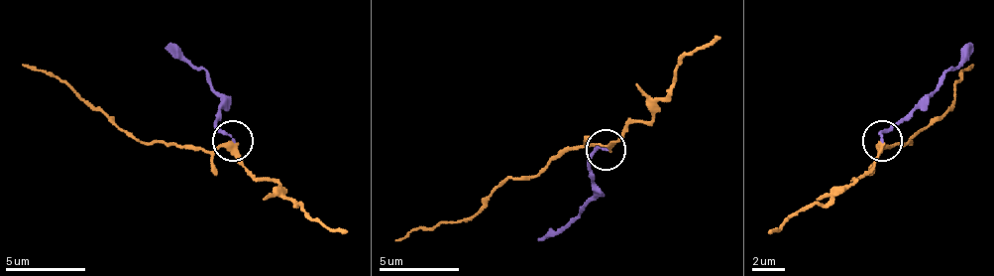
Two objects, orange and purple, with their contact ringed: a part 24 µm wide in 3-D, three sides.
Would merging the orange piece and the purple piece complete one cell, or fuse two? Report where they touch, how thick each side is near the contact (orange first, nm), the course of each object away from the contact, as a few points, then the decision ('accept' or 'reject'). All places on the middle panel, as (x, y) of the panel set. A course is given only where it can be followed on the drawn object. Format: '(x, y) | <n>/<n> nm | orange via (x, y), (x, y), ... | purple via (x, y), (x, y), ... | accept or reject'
(606, 150) | 240/160 nm | orange via (605, 149), (569, 149), (532, 177), (512, 177), (472, 217), (411, 229), (395, 241) | purple via (605, 149), (589, 161), (593, 197), (577, 213), (536, 241) | reject

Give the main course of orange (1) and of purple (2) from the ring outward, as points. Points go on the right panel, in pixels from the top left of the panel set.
1: (881, 140), (881, 152), (910, 144), (949, 107), (961, 71), (973, 63)
2: (881, 140), (893, 123), (930, 95), (945, 71), (973, 47)

